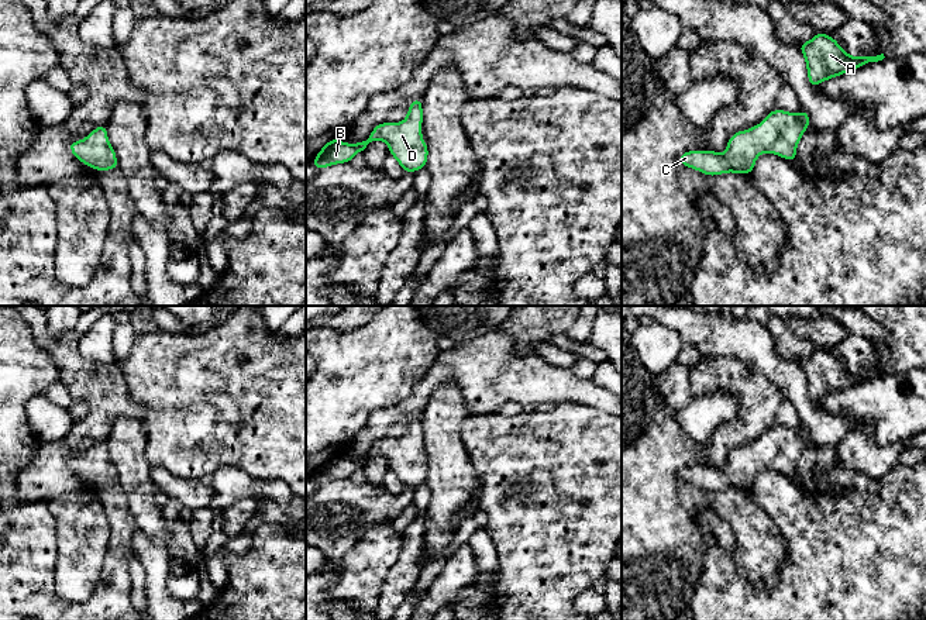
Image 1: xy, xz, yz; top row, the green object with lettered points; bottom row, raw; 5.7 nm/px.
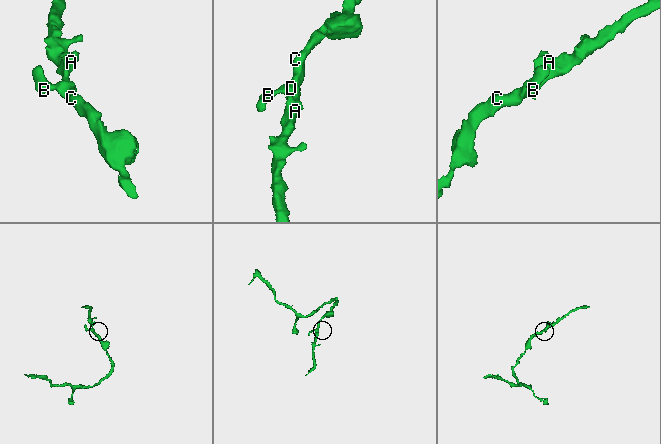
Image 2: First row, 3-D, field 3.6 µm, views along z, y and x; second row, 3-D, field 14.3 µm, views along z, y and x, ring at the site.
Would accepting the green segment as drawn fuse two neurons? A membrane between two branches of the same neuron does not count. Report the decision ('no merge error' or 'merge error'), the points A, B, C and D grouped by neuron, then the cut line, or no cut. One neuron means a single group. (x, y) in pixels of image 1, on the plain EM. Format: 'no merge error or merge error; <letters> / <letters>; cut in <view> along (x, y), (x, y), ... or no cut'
no merge error; A B C D; no cut

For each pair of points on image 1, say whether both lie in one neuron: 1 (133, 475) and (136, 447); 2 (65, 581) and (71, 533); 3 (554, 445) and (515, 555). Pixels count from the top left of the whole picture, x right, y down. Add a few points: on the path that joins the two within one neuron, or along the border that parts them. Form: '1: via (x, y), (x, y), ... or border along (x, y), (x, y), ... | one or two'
1: via (133, 468), (133, 454) | one
2: via (71, 569), (71, 544) | one
3: via (554, 472), (551, 484), (551, 519), (541, 529) | one

